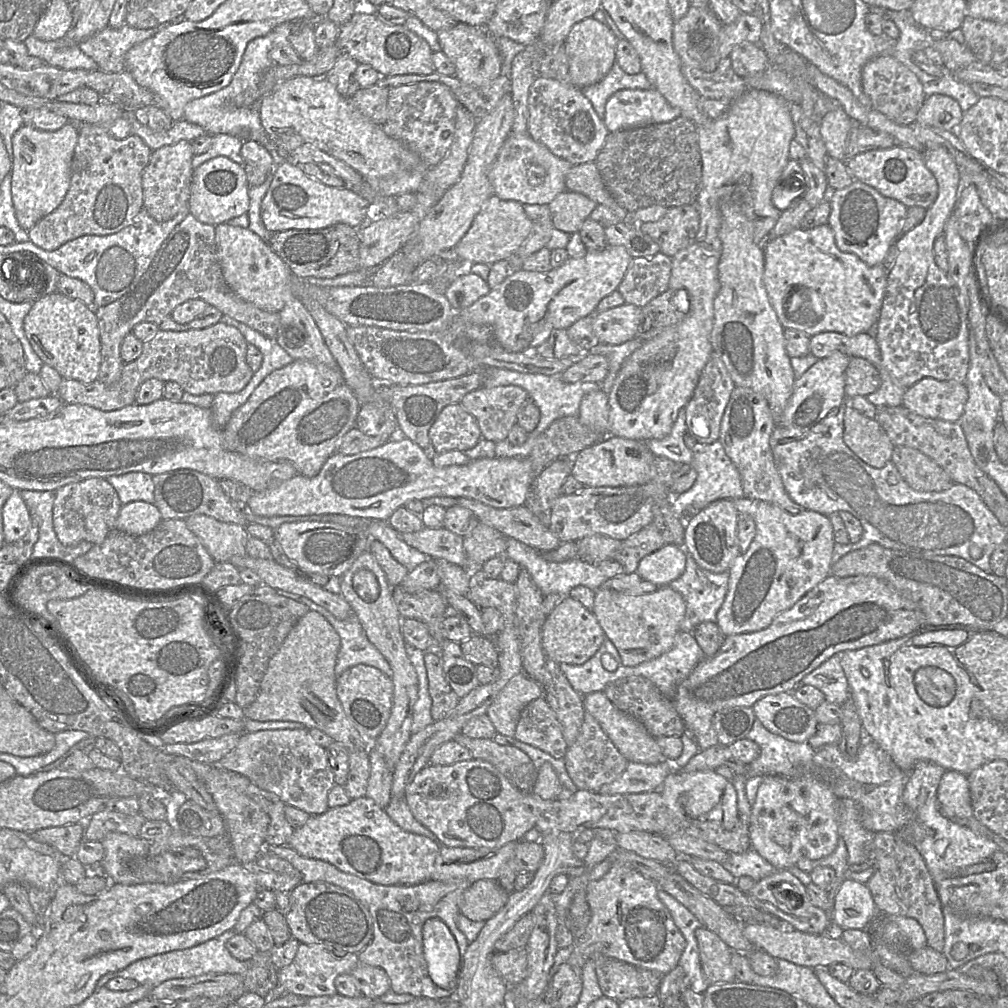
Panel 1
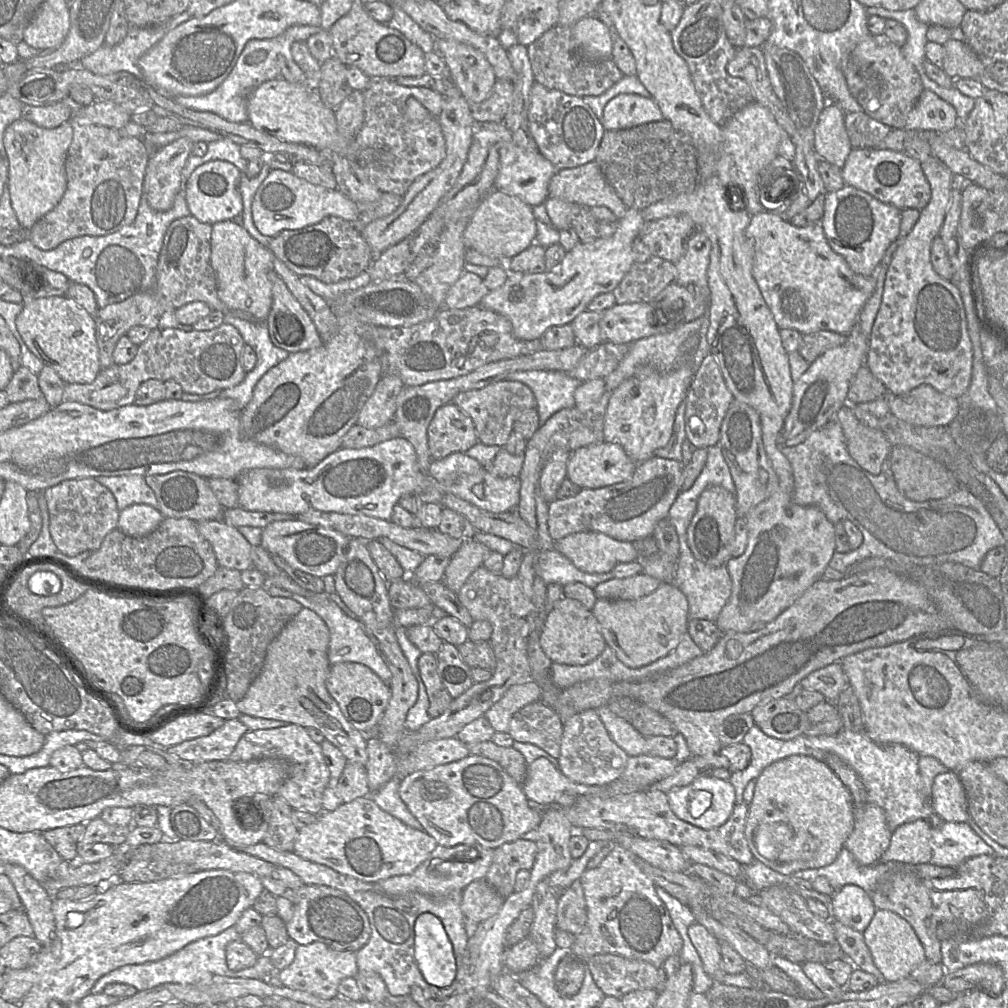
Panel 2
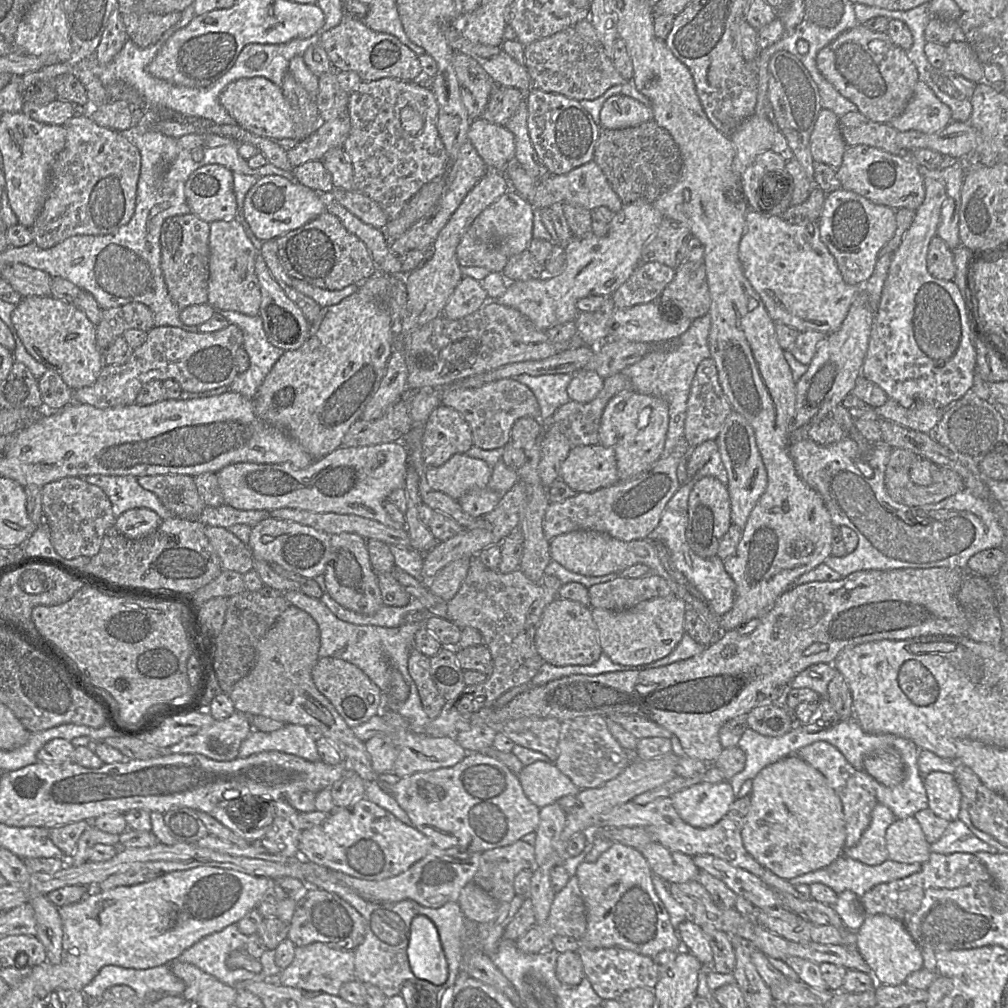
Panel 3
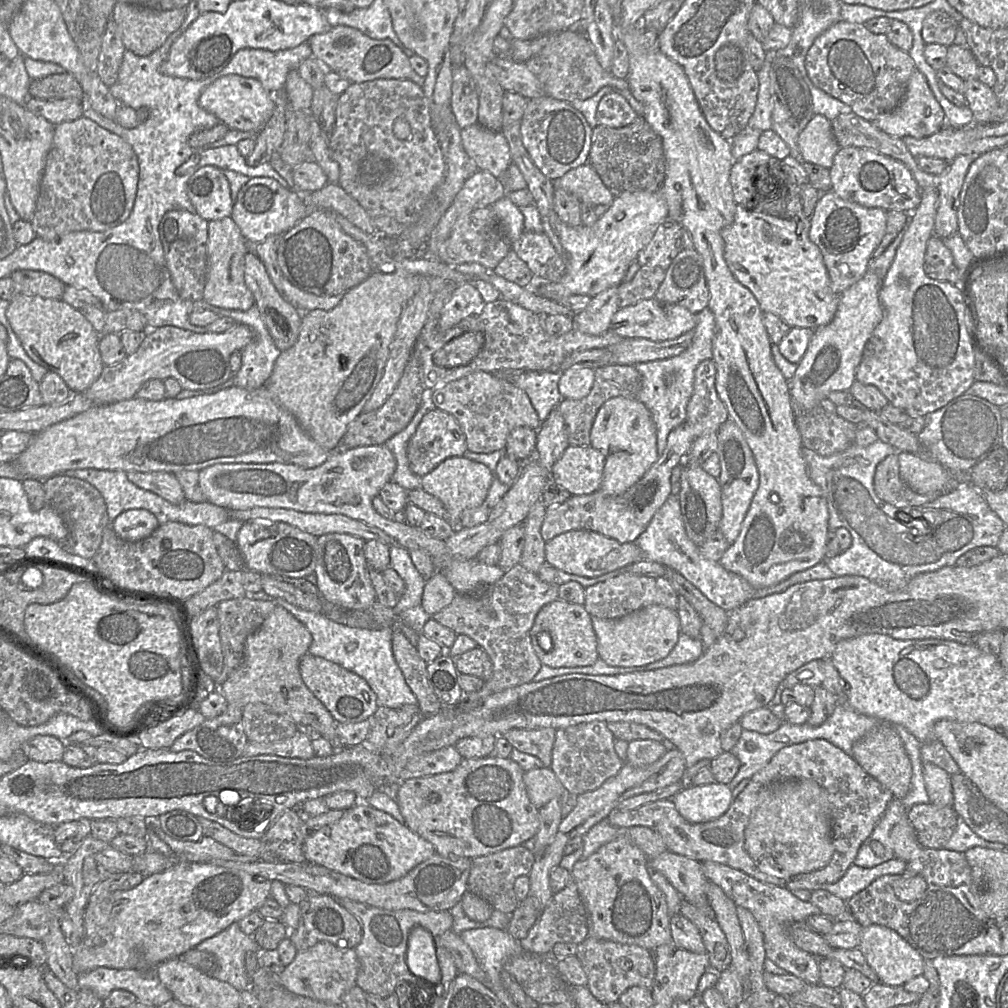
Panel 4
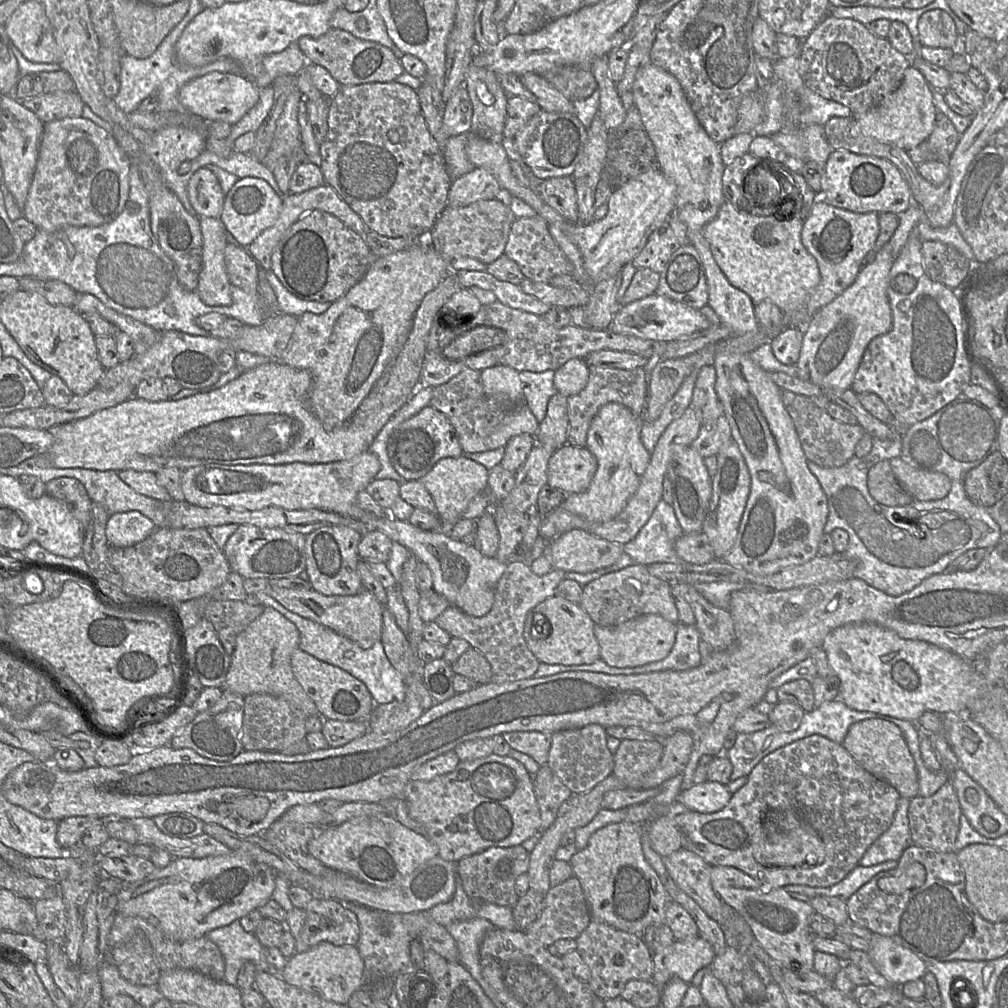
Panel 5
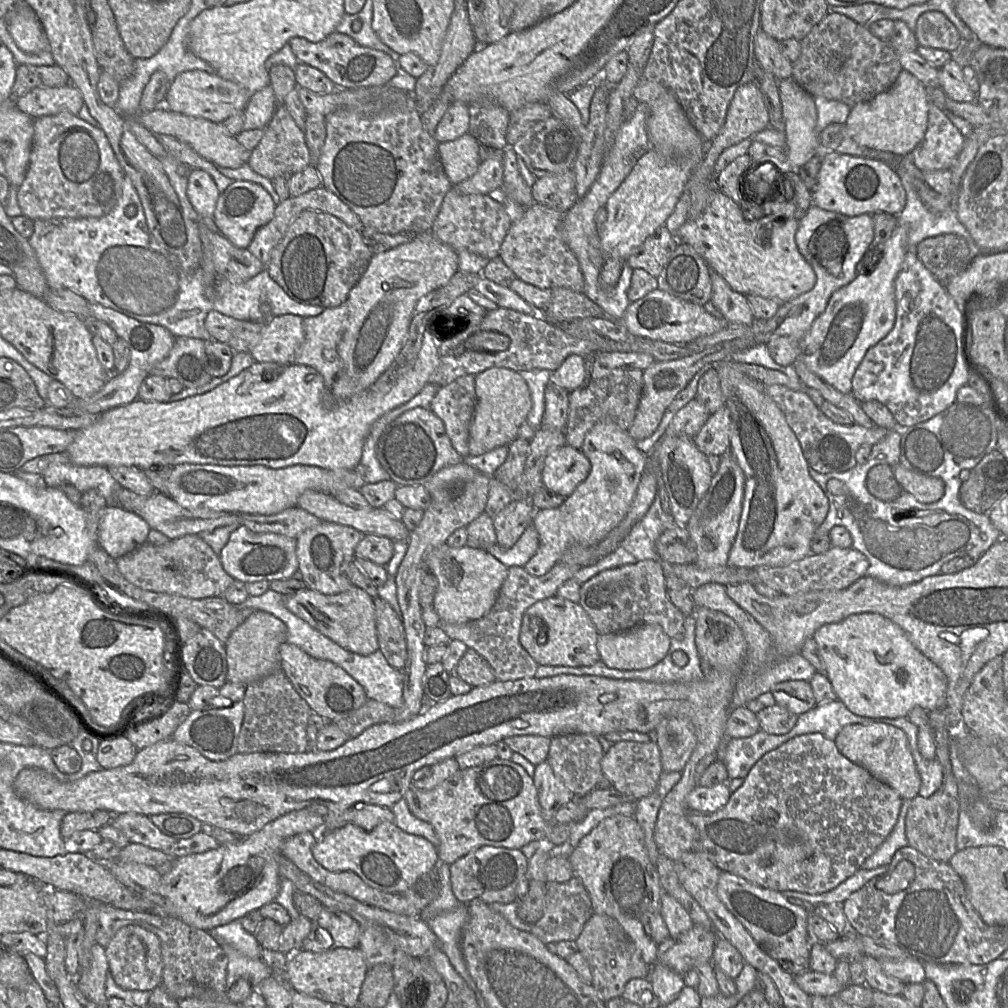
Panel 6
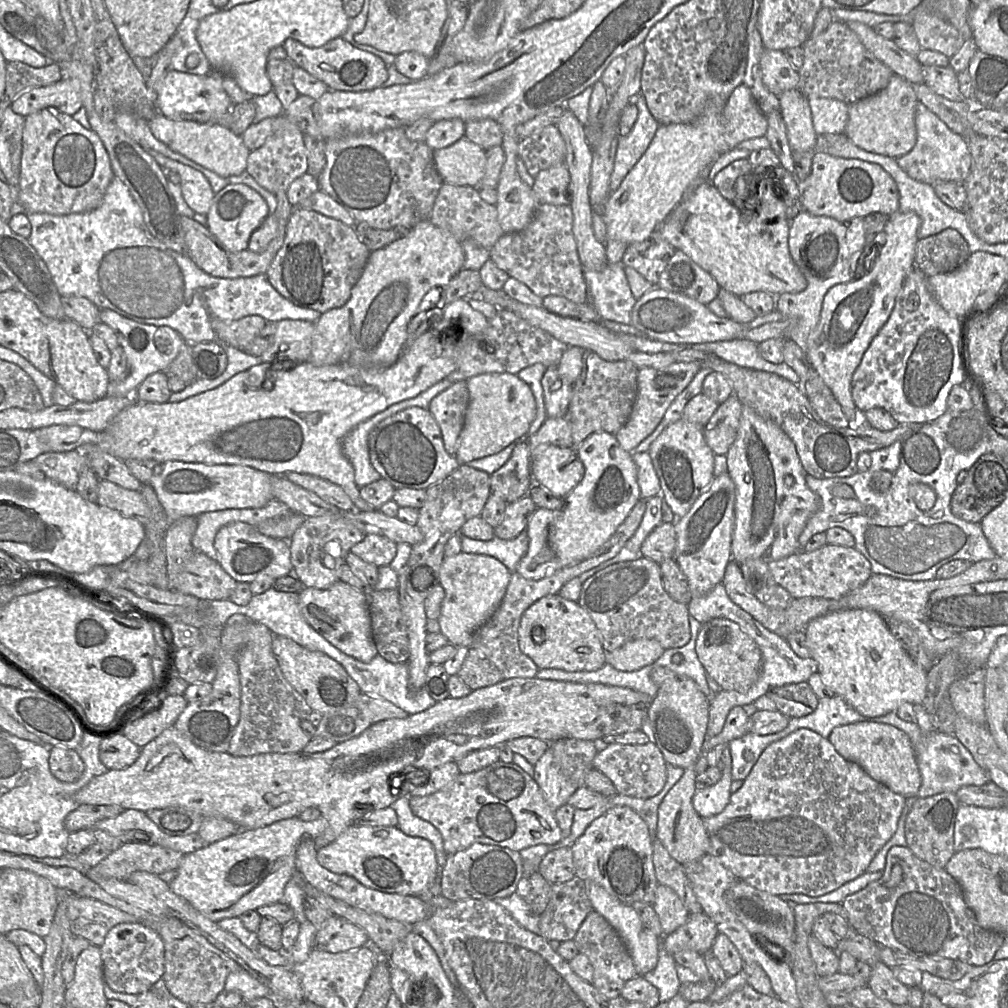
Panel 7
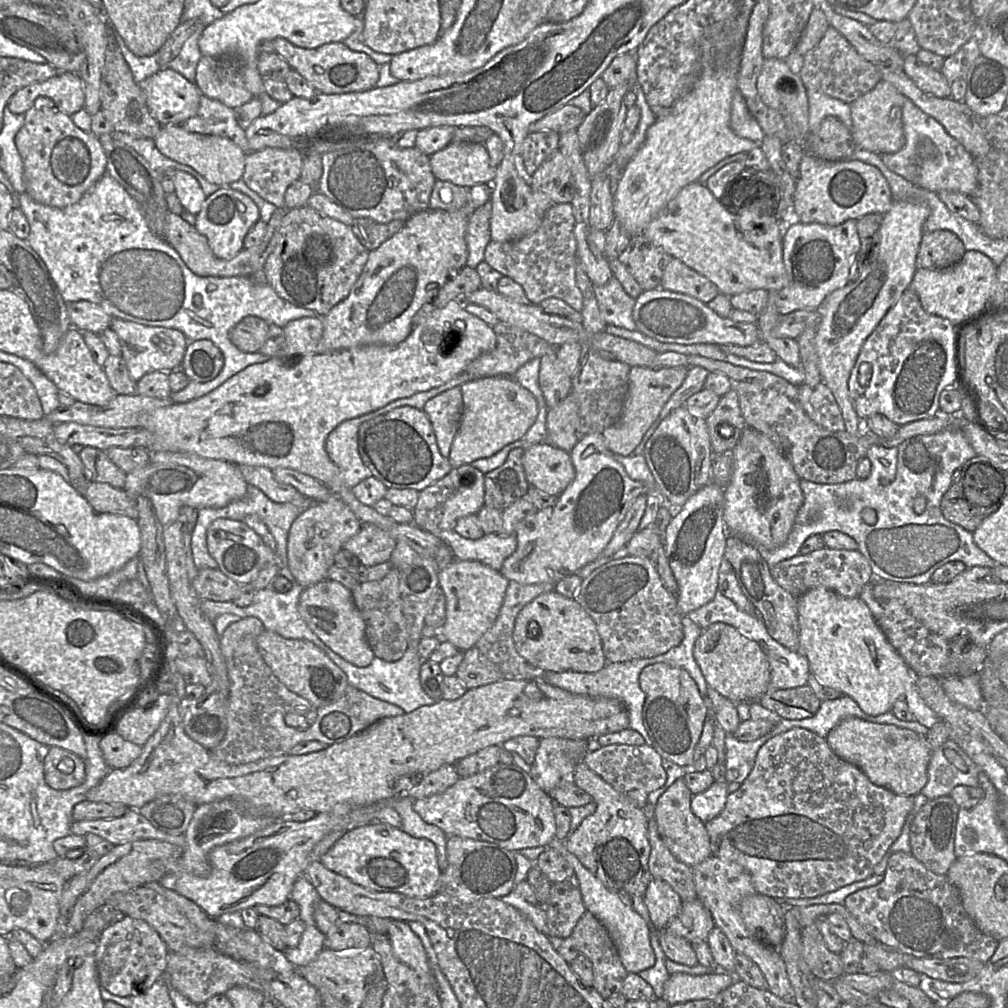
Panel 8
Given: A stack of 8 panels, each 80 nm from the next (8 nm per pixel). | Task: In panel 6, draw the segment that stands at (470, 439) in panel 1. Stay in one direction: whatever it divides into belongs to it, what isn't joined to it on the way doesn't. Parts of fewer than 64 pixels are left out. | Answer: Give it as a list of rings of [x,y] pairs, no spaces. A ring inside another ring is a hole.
[[[430,408],[411,409],[386,426],[376,445],[376,457],[397,486],[425,485],[444,467],[463,462],[453,448],[443,421]]]

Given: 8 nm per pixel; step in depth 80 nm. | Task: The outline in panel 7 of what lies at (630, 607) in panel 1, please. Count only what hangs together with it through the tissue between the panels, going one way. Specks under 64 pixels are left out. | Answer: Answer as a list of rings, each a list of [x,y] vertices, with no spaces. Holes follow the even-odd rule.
[[[636,639],[621,647],[605,652],[606,662],[619,671],[631,672],[650,665],[664,652],[655,639]]]

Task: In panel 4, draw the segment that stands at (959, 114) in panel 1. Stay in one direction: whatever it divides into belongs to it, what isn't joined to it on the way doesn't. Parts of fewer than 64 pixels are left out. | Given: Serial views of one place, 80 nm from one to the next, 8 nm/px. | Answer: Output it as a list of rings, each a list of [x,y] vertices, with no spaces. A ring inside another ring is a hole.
[[[916,68],[910,76],[906,93],[897,107],[878,116],[871,122],[885,133],[898,138],[905,136],[923,138],[938,132],[946,126],[945,113],[941,105],[931,91],[925,76]]]

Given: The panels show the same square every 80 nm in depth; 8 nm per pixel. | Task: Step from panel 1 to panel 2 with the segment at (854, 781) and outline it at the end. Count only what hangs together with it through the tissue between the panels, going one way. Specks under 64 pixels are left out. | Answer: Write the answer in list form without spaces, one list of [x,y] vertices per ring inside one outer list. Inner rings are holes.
[[[754,724],[744,736],[742,743],[751,749],[751,760],[745,769],[733,772],[729,778],[735,789],[735,804],[749,804],[752,801],[756,779],[770,764],[791,755],[807,755],[824,762],[827,755],[834,754],[855,771],[865,788],[866,802],[876,804],[884,810],[891,832],[902,824],[928,819],[934,814],[931,798],[922,793],[919,755],[900,744],[877,744],[864,729],[859,732],[842,729],[833,736],[802,734],[790,740],[781,740],[766,735]]]

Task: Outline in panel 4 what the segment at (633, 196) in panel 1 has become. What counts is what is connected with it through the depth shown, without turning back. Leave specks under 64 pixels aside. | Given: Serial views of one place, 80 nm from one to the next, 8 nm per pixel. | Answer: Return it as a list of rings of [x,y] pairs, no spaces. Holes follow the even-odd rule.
[[[643,117],[621,128],[595,127],[588,163],[615,196],[623,192],[658,192],[666,177],[662,139]]]

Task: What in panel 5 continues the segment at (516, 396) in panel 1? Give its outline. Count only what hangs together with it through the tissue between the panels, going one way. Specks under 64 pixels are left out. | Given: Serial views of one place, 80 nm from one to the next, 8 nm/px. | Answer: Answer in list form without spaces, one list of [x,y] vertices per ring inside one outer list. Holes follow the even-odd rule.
[[[466,369],[448,382],[433,388],[429,406],[443,413],[454,427],[460,446],[464,453],[485,452],[506,446],[507,442],[519,434],[530,434],[535,436],[539,422],[524,402],[512,409],[504,409],[503,406],[490,399],[483,389],[481,371]]]

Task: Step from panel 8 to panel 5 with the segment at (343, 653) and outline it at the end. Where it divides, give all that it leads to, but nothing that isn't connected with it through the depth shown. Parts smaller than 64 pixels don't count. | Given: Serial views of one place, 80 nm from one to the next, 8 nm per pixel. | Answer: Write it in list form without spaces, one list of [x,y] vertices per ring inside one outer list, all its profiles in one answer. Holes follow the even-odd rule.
[[[270,586],[265,591],[291,612],[332,629],[352,640],[362,649],[369,649],[381,640],[382,613],[385,606],[365,589],[351,596],[326,596],[313,589],[295,590]]]

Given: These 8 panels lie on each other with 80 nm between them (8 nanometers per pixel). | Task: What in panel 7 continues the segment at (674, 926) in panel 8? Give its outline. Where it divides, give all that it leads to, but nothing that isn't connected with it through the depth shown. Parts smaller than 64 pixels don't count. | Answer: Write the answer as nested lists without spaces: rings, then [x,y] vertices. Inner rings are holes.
[[[704,912],[692,913],[685,924],[663,936],[661,944],[671,955],[682,950],[693,950],[703,955],[711,951],[718,933],[716,924]]]

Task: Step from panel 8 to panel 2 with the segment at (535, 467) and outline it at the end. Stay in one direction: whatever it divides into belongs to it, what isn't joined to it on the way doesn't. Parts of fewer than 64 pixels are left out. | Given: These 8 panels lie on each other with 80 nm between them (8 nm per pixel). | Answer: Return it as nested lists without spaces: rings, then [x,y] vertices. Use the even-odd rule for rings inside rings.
[[[602,441],[571,452],[566,478],[581,489],[597,489],[629,479],[637,466],[619,444]]]

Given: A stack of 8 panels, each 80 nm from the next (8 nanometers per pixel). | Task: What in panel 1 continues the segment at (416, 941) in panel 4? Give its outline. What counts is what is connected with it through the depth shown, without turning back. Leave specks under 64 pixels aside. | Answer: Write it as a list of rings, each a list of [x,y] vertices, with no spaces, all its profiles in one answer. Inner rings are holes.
[[[437,918],[428,919],[422,929],[423,952],[431,980],[447,987],[458,977],[460,953],[447,925]]]

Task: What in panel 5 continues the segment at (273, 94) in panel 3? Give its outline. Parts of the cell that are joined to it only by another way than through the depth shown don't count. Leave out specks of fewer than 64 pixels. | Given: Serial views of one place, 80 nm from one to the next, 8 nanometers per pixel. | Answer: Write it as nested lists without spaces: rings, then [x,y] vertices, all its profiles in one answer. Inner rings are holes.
[[[212,72],[191,80],[179,91],[179,100],[185,110],[209,123],[226,122],[235,125],[258,99],[259,88],[243,74]]]

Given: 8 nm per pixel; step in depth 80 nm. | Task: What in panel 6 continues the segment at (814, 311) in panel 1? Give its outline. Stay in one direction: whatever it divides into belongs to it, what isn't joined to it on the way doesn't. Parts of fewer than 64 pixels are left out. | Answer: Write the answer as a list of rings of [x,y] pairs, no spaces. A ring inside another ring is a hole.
[[[715,189],[713,198],[696,219],[688,219],[679,229],[676,239],[679,243],[690,245],[736,292],[743,295],[761,296],[787,302],[810,291],[816,282],[816,275],[811,265],[804,259],[797,248],[795,234],[799,220],[794,217],[795,205],[786,203],[784,196],[778,199],[764,200],[759,205],[765,209],[765,215],[757,220],[746,220],[740,207],[721,191]]]

